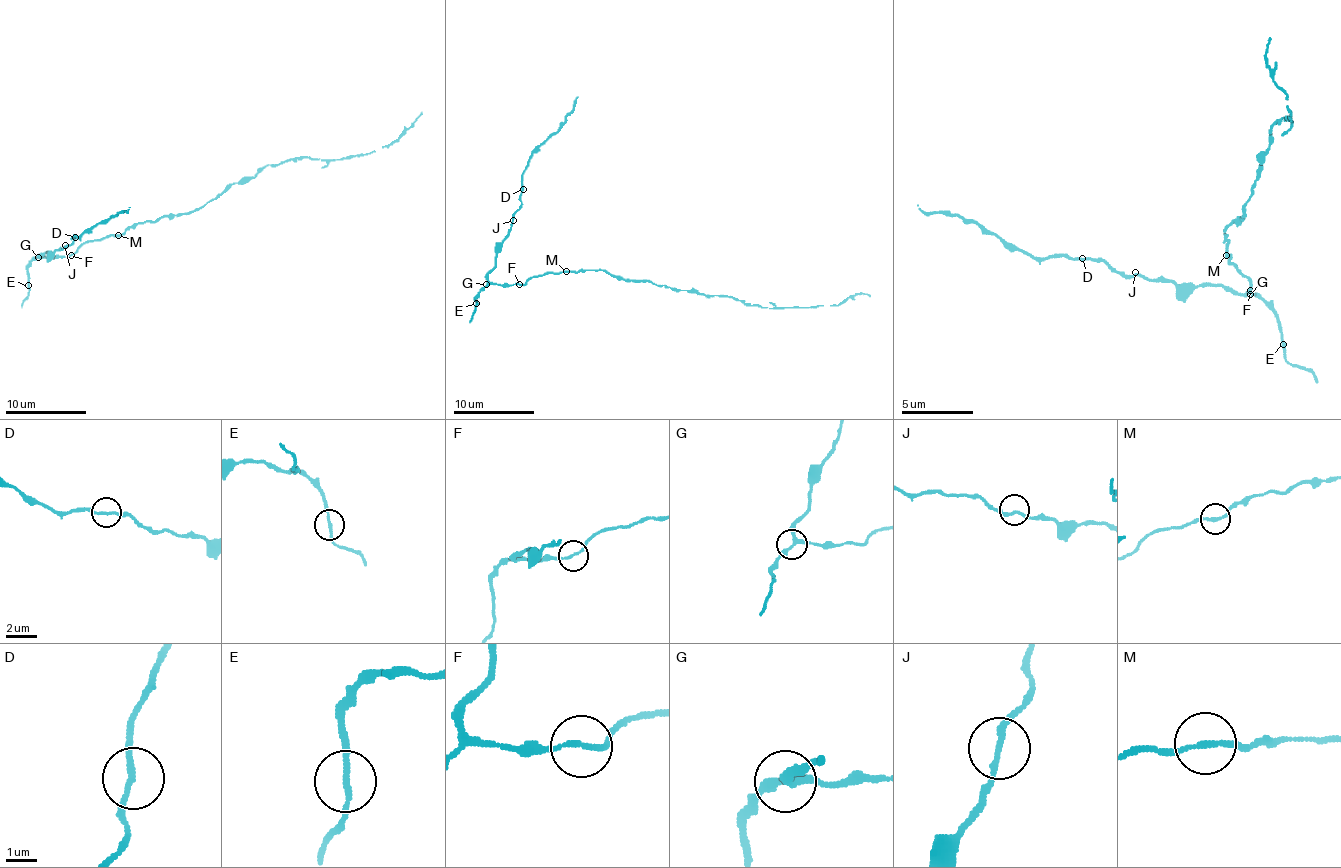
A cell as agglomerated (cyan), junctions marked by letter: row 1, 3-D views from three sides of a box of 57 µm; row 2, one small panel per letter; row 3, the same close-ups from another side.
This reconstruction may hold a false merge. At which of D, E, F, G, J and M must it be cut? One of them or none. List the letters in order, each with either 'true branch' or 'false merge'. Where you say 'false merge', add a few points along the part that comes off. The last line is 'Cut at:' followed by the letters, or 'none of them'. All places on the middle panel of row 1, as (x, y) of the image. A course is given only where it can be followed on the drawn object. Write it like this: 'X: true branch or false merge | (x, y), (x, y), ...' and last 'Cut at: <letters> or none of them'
D: true branch
E: true branch
F: true branch
G: true branch
J: true branch
M: true branch
Cut at: none of them

